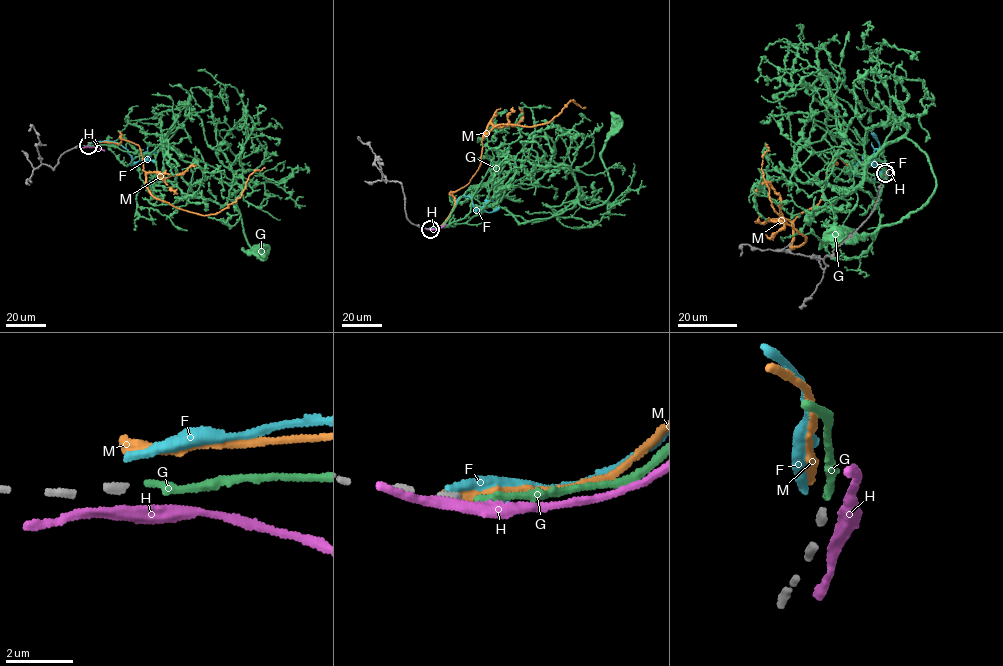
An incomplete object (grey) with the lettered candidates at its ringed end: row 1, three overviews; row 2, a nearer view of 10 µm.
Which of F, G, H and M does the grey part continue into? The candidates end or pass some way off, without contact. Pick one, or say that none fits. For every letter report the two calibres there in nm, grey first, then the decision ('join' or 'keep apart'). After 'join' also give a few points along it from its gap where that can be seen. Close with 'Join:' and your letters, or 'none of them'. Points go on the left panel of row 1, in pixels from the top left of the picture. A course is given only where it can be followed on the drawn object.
F: 180/240 nm | keep apart
G: 180/240 nm | join | via (89, 145), (137, 150), (141, 155), (173, 146), (184, 160), (234, 190), (251, 249), (243, 250), (263, 248)
H: 180/320 nm | keep apart
M: 180/480 nm | keep apart
Join: G

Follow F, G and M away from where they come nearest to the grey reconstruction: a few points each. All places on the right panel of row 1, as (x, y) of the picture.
F: (884, 172), (884, 164), (876, 158), (849, 170), (866, 179), (878, 174), (875, 150), (880, 144), (871, 133)
G: (885, 173), (844, 168), (866, 160), (867, 129), (907, 122), (932, 196), (861, 238), (834, 233)
M: (884, 171), (834, 155), (789, 249), (806, 237), (769, 199), (766, 143)

